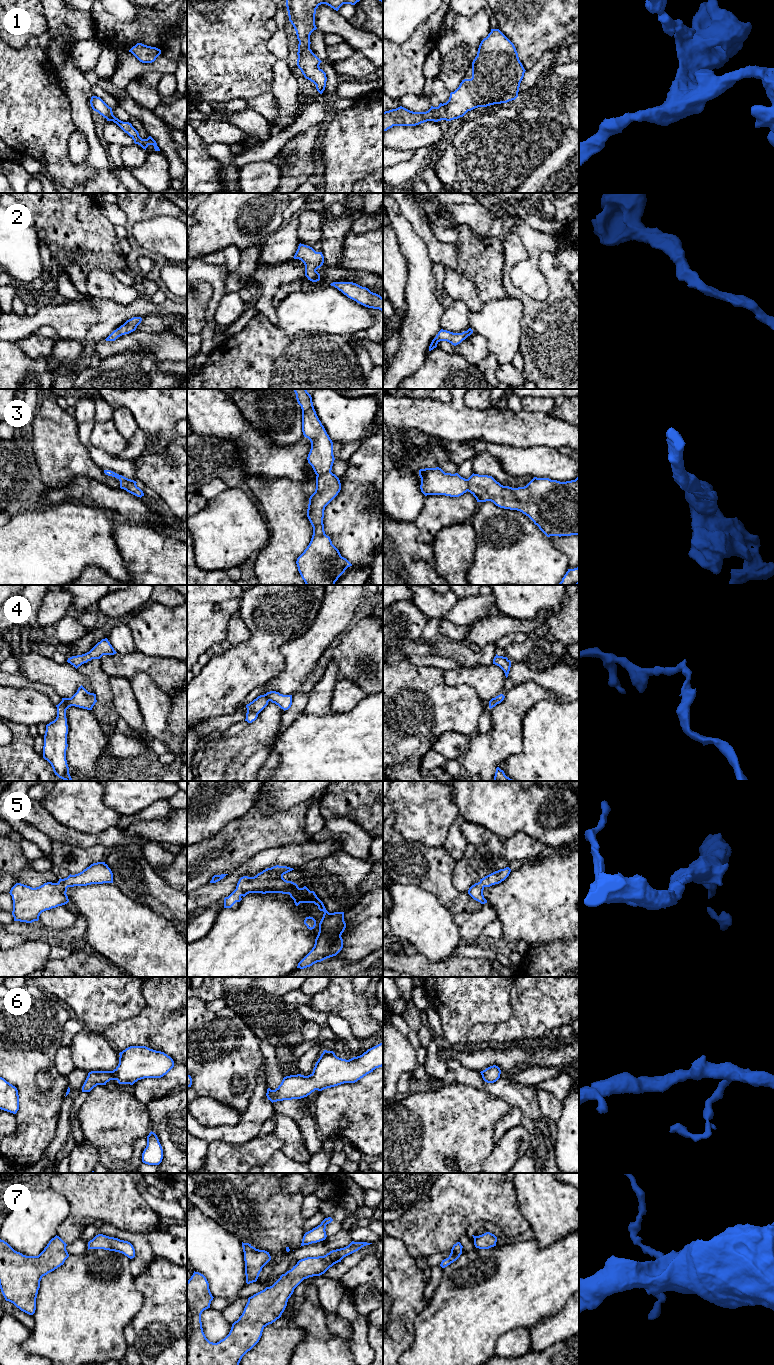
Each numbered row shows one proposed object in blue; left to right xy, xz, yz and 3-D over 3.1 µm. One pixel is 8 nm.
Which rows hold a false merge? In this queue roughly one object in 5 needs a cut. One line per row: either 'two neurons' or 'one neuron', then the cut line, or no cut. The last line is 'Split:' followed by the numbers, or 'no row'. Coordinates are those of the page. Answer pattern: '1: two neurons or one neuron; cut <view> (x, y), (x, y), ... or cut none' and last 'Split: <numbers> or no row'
1: one neuron; cut none
2: one neuron; cut none
3: one neuron; cut none
4: two neurons; cut xy (70, 698), (65, 709)
5: one neuron; cut none
6: one neuron; cut none
7: one neuron; cut none
Split: 4

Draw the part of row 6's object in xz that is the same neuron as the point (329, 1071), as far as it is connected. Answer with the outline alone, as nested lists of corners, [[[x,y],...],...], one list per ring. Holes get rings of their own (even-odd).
[[[383,1042],[349,1060],[337,1057],[333,1051],[324,1050],[310,1075],[286,1076],[275,1090],[268,1088],[266,1096],[272,1103],[301,1099],[315,1090],[355,1083],[382,1066]]]

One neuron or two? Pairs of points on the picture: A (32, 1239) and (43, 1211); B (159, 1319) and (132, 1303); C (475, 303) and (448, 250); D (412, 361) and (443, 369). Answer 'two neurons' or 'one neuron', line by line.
A: one neuron
B: two neurons
C: two neurons
D: two neurons

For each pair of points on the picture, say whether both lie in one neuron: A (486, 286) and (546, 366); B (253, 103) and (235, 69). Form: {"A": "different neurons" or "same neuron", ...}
{"A": "different neurons", "B": "different neurons"}

